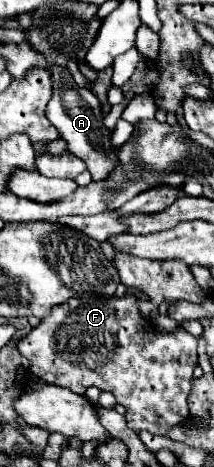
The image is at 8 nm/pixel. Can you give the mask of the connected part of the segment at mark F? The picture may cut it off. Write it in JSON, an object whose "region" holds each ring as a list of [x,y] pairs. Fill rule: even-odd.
{"region":[[[134,295],[68,299],[52,307],[50,315],[18,341],[18,351],[26,355],[30,371],[38,379],[80,395],[92,385],[100,391],[110,391],[128,409],[128,427],[146,429],[154,435],[166,435],[170,427],[188,417],[192,371],[198,365],[196,347],[198,339],[182,327],[176,327],[174,333],[154,329],[140,315]]]}

